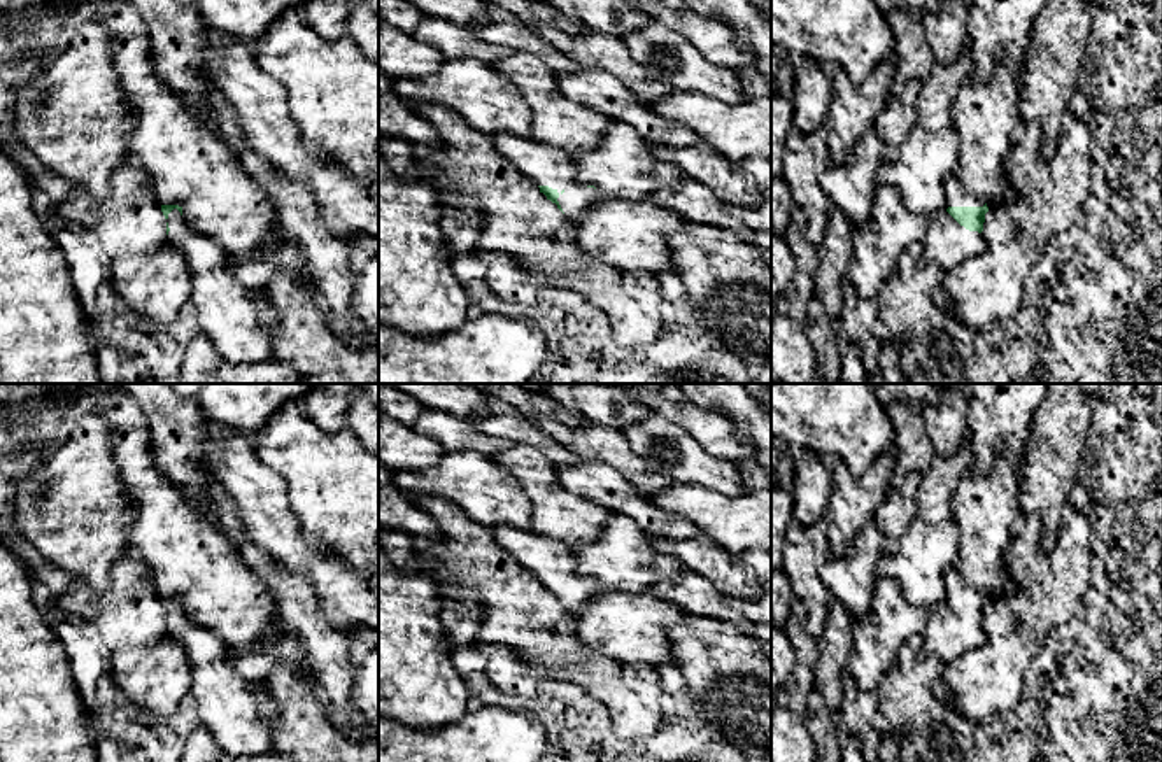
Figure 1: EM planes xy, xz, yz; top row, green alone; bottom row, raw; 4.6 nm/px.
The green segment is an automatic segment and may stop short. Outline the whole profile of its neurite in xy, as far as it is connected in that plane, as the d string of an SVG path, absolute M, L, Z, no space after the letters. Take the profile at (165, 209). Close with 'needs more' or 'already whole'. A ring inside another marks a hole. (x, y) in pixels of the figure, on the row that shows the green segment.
M161 205L167 235L189 265L193 294L202 333L219 356L231 364L275 359L273 326L277 317L265 296L242 284L223 247L191 229L182 207Z; needs more

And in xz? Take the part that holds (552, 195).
M498 133L492 142L568 217L575 219L603 200L594 186L577 182L577 166L571 152L533 137L522 138L510 133Z; needs more

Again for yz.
M957 175L945 182L946 210L925 217L922 263L950 272L983 249L988 207Z; needs more

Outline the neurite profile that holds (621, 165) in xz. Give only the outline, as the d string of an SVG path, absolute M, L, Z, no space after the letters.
M610 121L592 149L575 151L571 156L577 182L594 186L603 198L643 201L680 177L675 166L661 161L650 144L622 121Z

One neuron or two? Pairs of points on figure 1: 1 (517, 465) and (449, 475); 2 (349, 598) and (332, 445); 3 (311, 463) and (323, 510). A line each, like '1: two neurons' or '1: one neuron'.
1: two neurons
2: two neurons
3: one neuron

